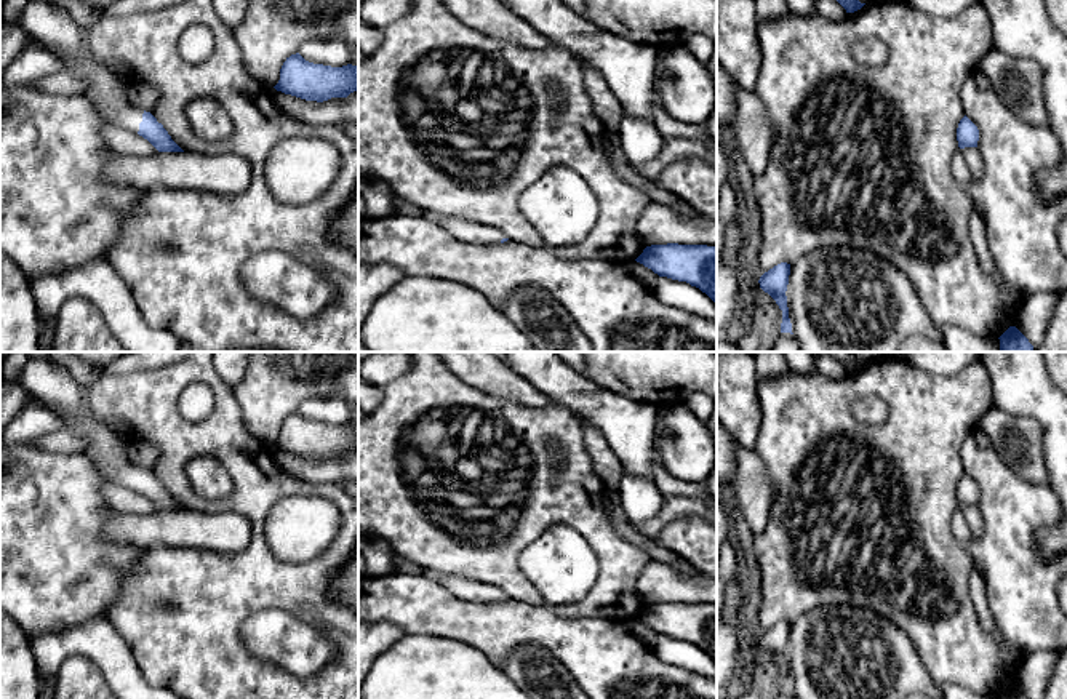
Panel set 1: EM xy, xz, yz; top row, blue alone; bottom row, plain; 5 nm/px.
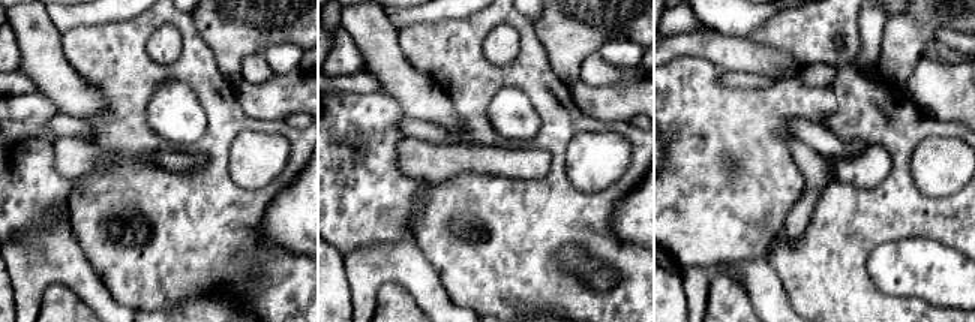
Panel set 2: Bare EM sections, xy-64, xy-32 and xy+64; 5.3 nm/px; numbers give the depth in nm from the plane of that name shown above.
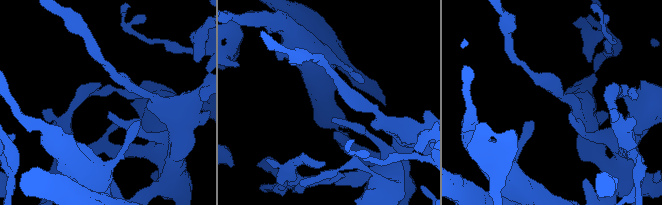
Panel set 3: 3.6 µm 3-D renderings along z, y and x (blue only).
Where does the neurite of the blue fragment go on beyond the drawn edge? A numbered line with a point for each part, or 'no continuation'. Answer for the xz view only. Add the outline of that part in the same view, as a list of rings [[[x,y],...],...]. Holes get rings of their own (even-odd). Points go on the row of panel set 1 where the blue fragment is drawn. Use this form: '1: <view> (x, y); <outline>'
1: xz (464, 231); [[[429,213],[429,219],[459,242],[499,245],[502,238],[507,238],[506,234],[496,227],[454,216],[435,216]]]

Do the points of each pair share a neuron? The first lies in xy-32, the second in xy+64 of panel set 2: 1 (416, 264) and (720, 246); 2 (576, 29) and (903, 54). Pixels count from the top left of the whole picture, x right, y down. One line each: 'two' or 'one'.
1: two
2: one

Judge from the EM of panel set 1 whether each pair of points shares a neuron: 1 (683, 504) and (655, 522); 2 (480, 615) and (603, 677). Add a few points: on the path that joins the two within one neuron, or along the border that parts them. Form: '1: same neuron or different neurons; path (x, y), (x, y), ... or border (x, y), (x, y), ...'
1: same neuron; path (677, 506), (661, 519)
2: same neuron; path (511, 624), (541, 624), (562, 635), (573, 647)

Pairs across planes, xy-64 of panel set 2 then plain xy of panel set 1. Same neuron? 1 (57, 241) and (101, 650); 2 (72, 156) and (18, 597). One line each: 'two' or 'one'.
1: one
2: two

